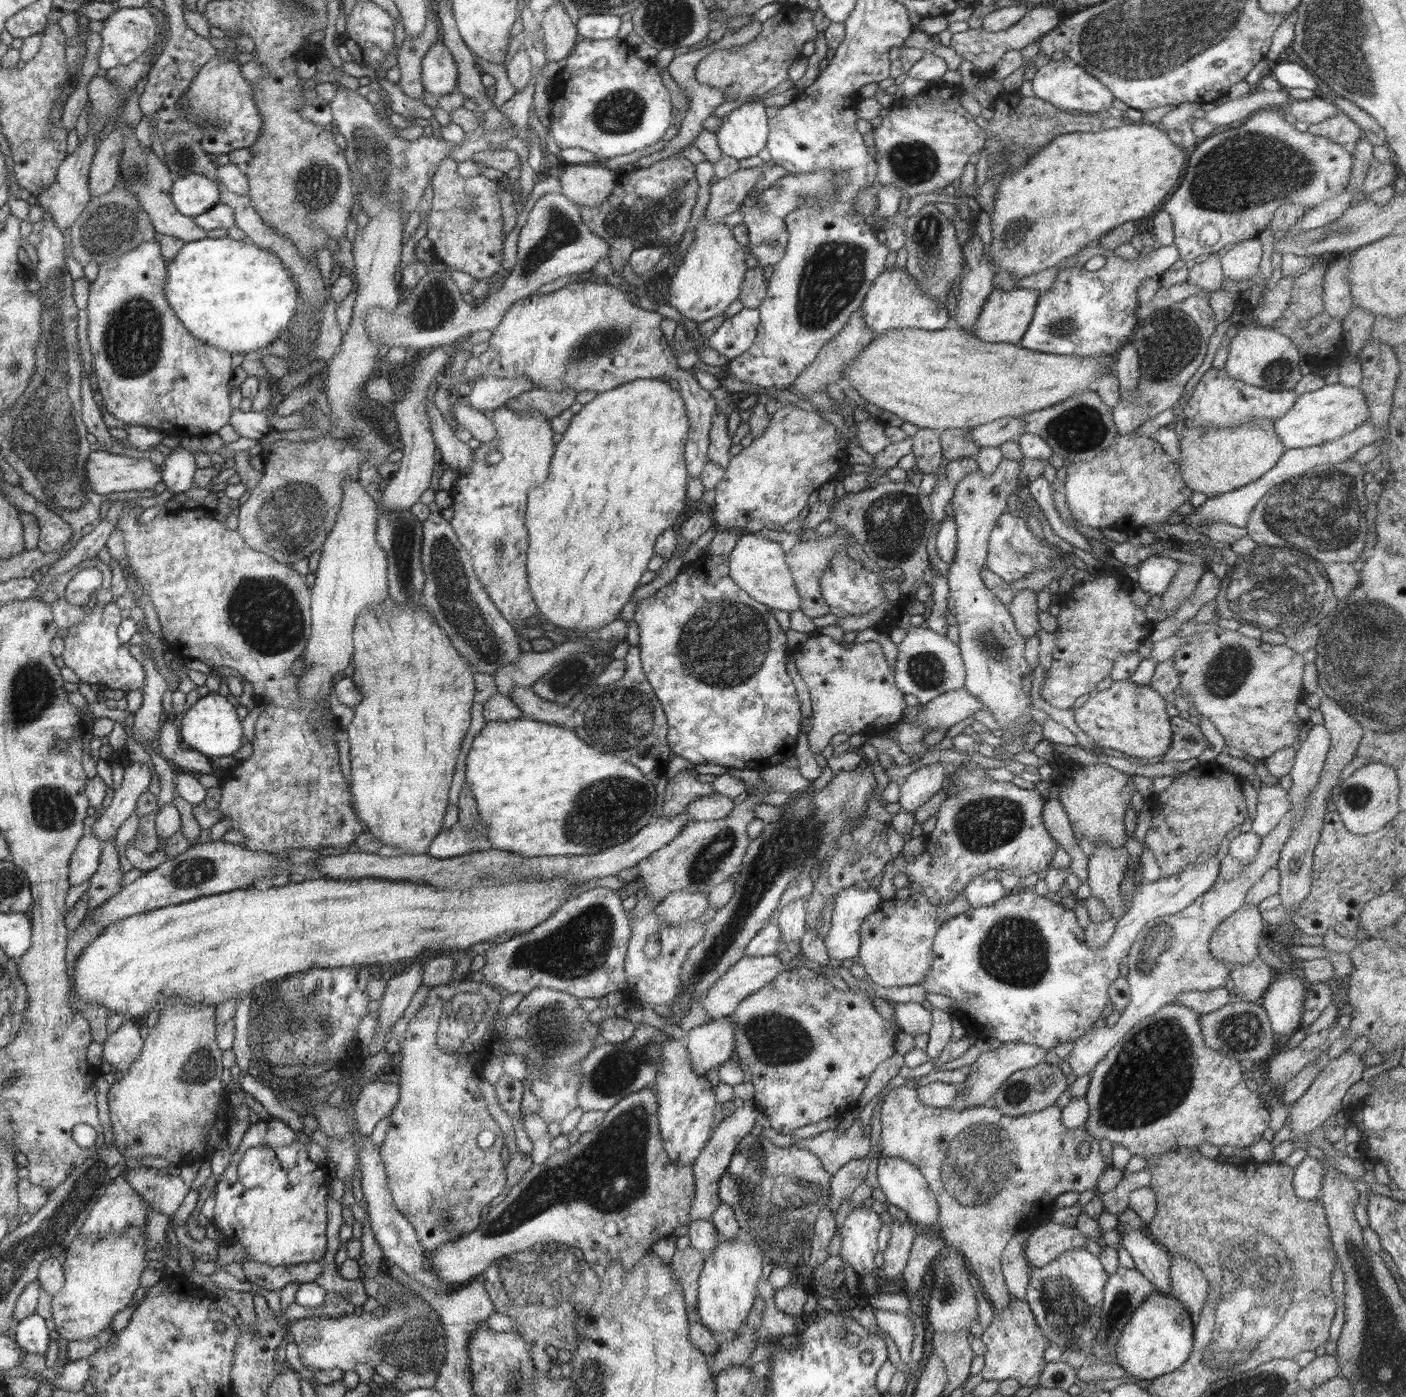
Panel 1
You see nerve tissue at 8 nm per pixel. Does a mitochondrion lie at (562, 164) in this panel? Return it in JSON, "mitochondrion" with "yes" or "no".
{"mitochondrion":"no"}

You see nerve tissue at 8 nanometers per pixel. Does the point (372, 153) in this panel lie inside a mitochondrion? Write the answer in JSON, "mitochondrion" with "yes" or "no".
{"mitochondrion":"yes"}

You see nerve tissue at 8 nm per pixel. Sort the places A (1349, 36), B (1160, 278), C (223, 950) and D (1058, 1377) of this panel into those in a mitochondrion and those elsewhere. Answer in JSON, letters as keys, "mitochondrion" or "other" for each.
{"A":"mitochondrion","B":"other","C":"other","D":"mitochondrion"}

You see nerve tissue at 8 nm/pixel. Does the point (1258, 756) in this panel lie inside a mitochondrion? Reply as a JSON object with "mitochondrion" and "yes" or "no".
{"mitochondrion":"no"}

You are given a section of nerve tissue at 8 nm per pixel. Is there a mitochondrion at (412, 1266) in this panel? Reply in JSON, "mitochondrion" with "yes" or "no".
{"mitochondrion":"no"}

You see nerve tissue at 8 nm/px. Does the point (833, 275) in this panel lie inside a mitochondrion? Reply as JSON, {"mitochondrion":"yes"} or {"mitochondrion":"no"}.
{"mitochondrion":"yes"}

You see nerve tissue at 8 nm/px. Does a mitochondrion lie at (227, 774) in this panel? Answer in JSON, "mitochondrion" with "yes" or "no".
{"mitochondrion":"no"}

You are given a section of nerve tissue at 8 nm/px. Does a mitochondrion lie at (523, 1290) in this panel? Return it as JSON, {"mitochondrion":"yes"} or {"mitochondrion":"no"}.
{"mitochondrion":"yes"}

